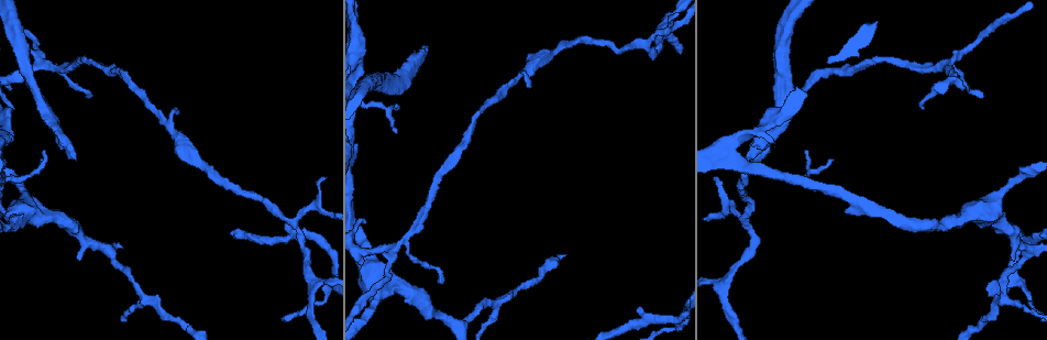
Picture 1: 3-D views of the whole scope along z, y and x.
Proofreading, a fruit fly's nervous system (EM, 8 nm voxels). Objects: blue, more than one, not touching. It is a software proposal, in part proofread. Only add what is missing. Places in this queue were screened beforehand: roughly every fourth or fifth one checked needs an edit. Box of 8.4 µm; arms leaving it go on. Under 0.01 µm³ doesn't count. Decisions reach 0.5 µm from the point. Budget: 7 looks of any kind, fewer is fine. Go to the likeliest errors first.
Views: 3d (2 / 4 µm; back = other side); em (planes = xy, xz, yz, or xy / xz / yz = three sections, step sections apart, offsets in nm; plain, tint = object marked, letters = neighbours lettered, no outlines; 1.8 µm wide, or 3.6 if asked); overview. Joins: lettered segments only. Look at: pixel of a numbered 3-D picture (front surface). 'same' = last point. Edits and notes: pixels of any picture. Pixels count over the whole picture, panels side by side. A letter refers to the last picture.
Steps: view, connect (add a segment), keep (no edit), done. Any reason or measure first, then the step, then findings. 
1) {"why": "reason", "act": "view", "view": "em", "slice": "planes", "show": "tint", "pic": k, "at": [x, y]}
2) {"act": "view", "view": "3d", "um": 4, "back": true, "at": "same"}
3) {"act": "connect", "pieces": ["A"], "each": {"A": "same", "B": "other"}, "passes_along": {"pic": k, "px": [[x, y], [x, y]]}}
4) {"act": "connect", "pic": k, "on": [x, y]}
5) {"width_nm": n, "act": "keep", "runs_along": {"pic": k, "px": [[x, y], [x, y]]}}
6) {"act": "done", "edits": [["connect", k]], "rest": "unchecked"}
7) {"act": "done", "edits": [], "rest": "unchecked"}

{"why": "free end", "act": "view", "view": "3d", "um": 4, "pic": 1, "at": [426, 45]}

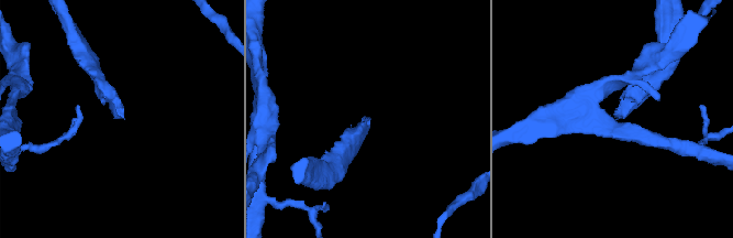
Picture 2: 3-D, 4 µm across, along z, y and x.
{"act": "view", "view": "em", "slice": "planes", "show": "letters", "pic": 2, "at": [617, 119]}

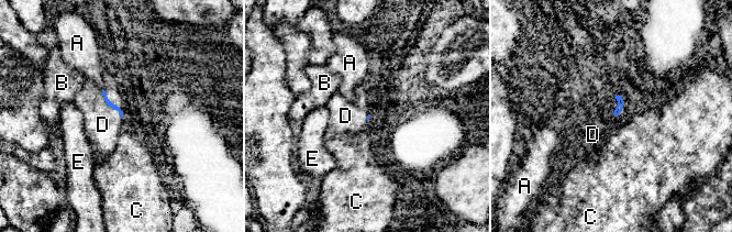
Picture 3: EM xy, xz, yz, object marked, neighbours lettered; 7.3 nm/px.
{"act": "connect", "pic": 3, "on": [102, 124], "each": {"A": "other", "B": "other", "C": "other", "D": "same", "E": "other"}, "found": "the cell continues"}

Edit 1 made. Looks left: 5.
{"why": "three arms meet", "act": "view", "view": "3d", "um": 4, "pic": 1, "at": [45, 66]}

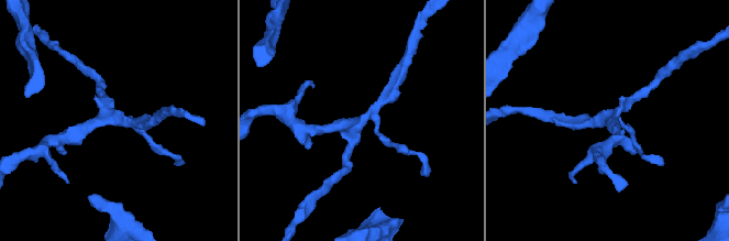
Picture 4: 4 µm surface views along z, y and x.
{"why": "need the tissue", "act": "view", "view": "em", "slice": "planes", "show": "letters", "pic": 4, "at": [113, 117]}

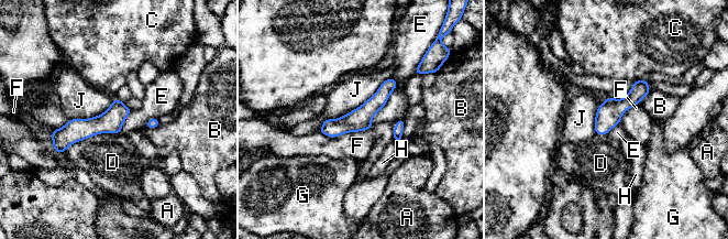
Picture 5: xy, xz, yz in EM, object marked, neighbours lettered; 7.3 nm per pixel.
{"act": "keep", "each": {"A": "other", "B": "other", "C": "other", "D": "other", "E": "other", "F": "other", "G": "other", "H": "other", "J": "other"}, "border": {"pic": 5, "px": [[393, 77], [396, 87], [371, 126]]}, "found": "none of them fits"}

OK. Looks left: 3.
{"why": "sudden change in width", "act": "view", "view": "3d", "um": 2, "pic": 1, "at": [942, 224]}

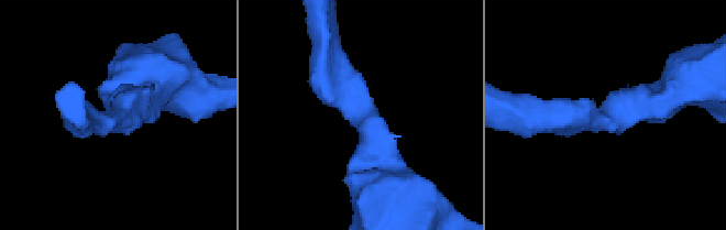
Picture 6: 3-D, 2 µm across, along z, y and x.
{"arm_widths_nm": [220, 500], "why": "now the EM", "act": "view", "view": "em", "slice": "yz", "step": 8, "show": "tint", "pic": 6, "at": [616, 113]}

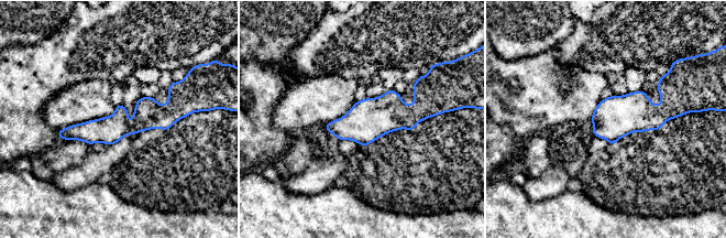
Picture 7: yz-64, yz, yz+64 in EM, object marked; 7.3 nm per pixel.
{"why": "cut it another way", "act": "view", "view": "em", "slice": "planes", "show": "letters", "at": "same"}

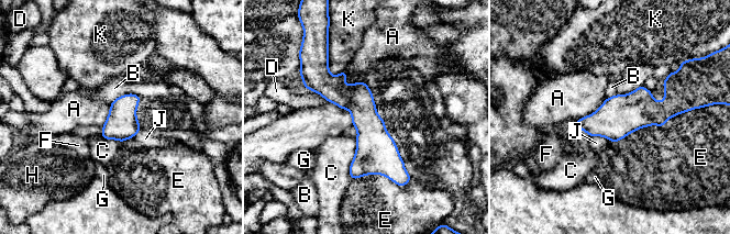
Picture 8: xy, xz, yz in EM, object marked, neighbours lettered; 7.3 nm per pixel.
{"longest_contact_nm": ["E", 550], "act": "keep", "each": {"A": "other", "B": "other", "C": "other", "D": "other", "E": "other", "F": "other", "G": "other", "H": "other", "J": "other", "K": "other"}, "found": "no lettered segment goes on from it"}

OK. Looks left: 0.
{"act": "done", "edits": [["connect", 3]], "rest": "unchecked"}

